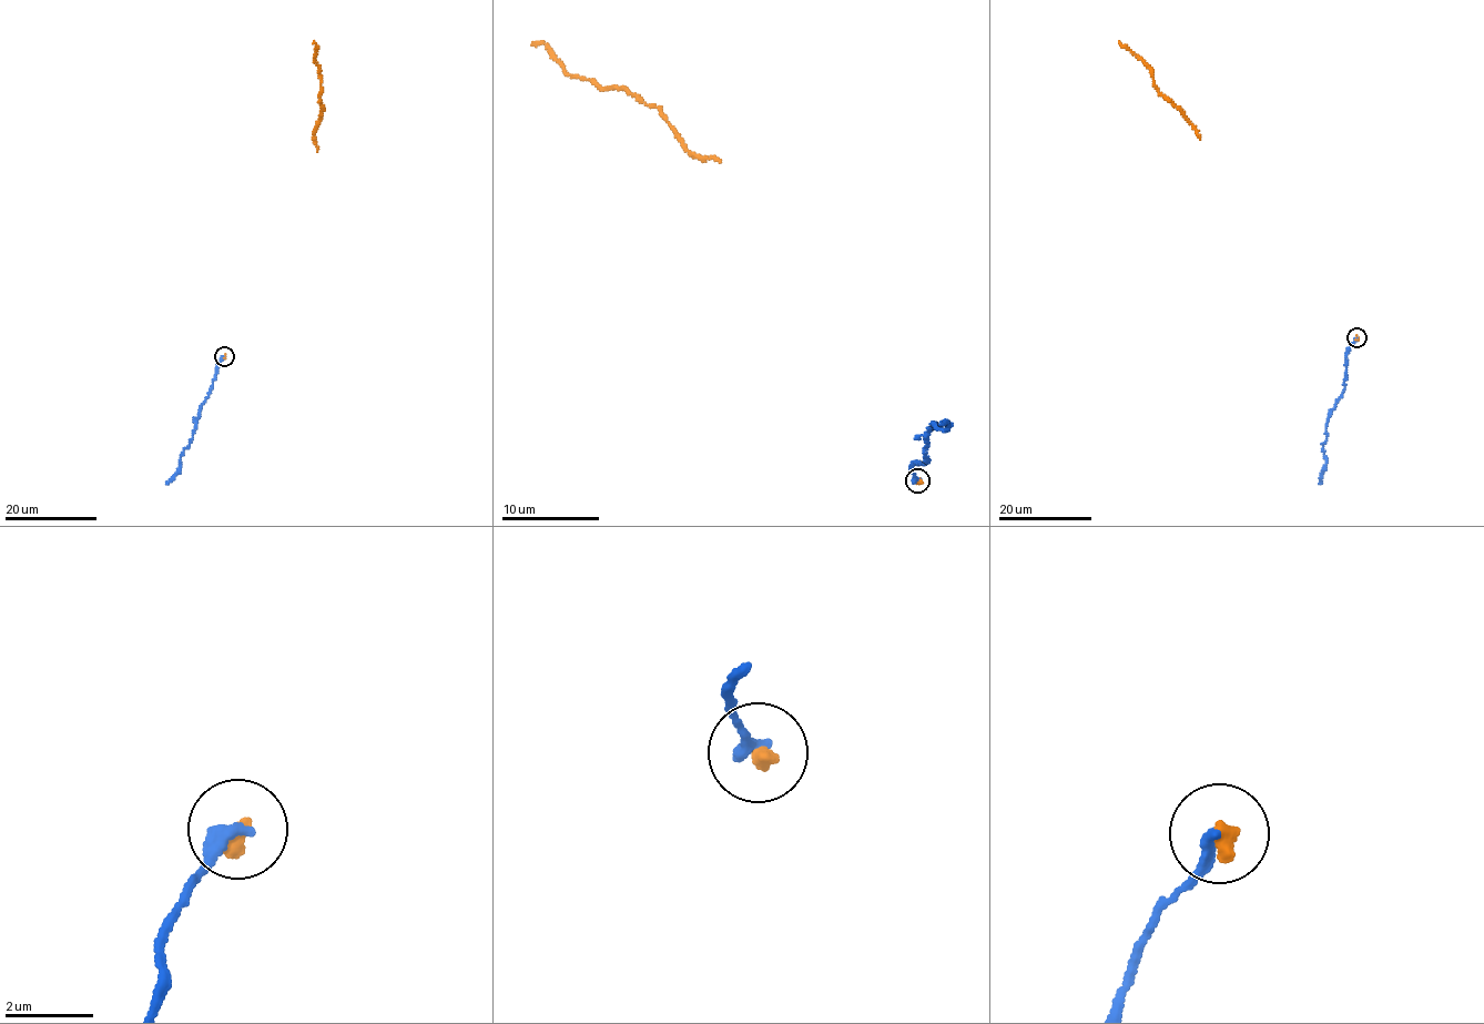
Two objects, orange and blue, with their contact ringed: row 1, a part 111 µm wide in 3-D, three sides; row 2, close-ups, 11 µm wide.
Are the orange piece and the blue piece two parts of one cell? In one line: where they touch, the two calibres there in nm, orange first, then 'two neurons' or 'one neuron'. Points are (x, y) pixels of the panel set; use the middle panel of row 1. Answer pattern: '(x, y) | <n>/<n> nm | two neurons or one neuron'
(917, 480) | 360/320 nm | one neuron

